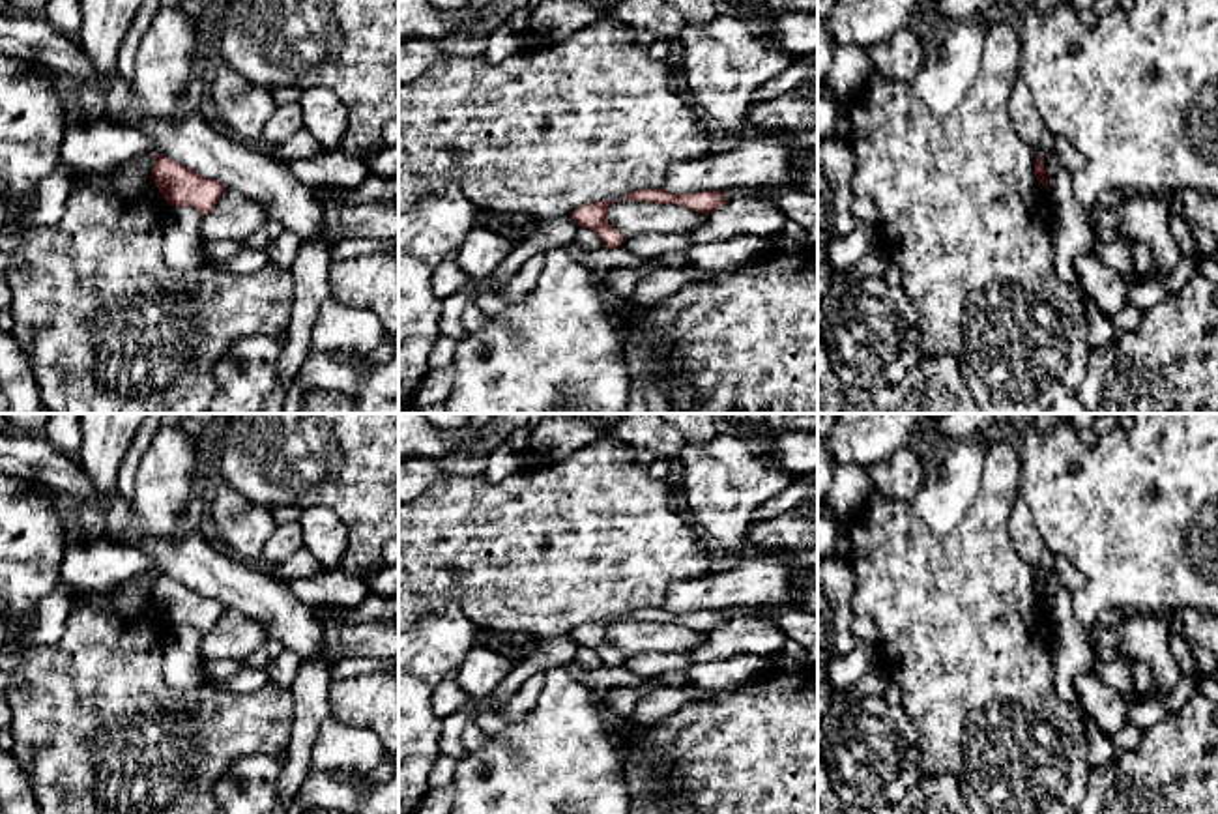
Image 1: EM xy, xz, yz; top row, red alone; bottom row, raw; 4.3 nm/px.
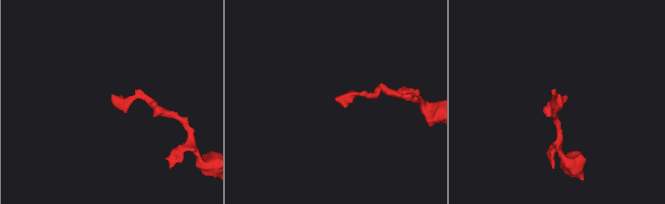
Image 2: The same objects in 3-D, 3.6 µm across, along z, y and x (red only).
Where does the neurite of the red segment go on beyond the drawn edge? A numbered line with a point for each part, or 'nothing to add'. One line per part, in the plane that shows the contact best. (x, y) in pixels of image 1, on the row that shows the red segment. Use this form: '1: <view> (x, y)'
nothing to add

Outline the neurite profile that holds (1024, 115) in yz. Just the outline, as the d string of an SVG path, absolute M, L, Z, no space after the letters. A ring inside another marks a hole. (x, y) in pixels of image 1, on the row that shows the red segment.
M1022 77L1016 79L1010 90L1008 114L1020 138L1035 152L1038 152L1040 140L1048 127L1040 120L1038 110L1033 103L1033 94Z

